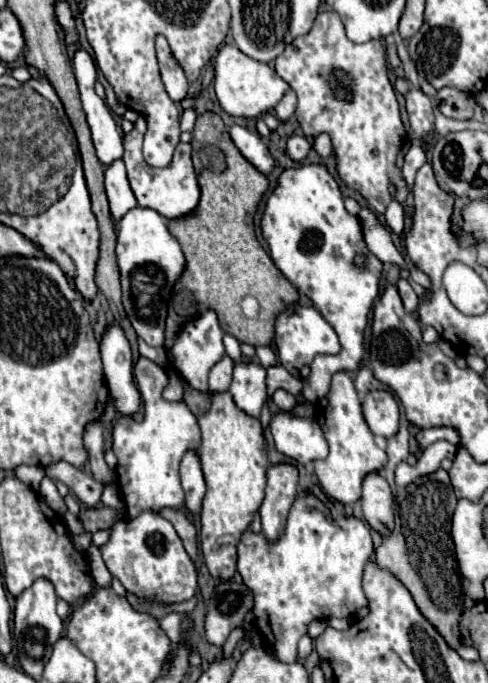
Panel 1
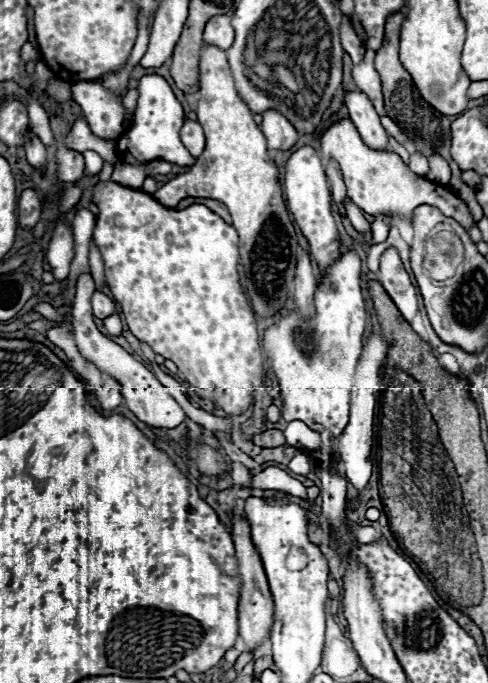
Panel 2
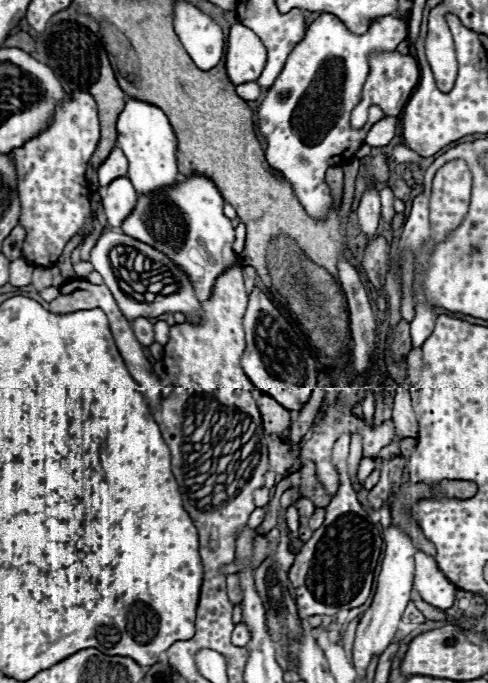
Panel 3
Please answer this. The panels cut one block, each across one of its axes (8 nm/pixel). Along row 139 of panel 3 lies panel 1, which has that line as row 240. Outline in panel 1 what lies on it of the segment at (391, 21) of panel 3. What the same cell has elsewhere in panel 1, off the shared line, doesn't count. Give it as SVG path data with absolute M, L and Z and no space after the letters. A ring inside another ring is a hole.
M302 164L298 168L282 170L272 196L266 202L260 226L276 268L314 302L340 338L342 350L332 356L316 356L310 366L312 372L308 380L304 380L304 398L316 402L326 396L334 372L360 368L364 358L364 328L374 298L378 296L382 262L368 250L358 216L344 208L340 188L324 164ZM356 254L368 258L366 270L358 270L352 264Z

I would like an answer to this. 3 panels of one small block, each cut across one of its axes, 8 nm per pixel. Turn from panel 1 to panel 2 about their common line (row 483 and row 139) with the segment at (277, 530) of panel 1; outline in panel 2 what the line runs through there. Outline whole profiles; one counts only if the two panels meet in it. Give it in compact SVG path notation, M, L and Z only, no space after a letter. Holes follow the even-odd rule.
M266 110L264 122L260 124L270 150L290 150L298 142L296 128L276 110Z

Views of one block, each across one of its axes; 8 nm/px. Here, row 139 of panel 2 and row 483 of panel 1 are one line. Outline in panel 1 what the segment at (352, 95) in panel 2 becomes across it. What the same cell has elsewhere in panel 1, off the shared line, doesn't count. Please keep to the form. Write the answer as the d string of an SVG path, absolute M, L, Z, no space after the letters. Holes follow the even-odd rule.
M370 472L362 482L362 514L366 522L380 530L382 536L388 536L394 528L394 498L388 482L380 472Z

